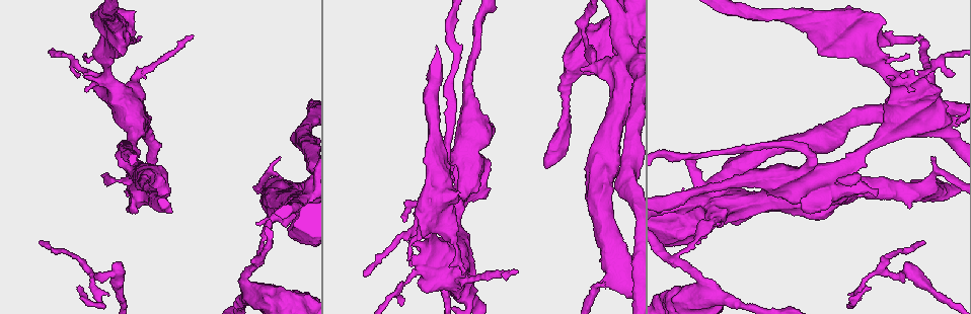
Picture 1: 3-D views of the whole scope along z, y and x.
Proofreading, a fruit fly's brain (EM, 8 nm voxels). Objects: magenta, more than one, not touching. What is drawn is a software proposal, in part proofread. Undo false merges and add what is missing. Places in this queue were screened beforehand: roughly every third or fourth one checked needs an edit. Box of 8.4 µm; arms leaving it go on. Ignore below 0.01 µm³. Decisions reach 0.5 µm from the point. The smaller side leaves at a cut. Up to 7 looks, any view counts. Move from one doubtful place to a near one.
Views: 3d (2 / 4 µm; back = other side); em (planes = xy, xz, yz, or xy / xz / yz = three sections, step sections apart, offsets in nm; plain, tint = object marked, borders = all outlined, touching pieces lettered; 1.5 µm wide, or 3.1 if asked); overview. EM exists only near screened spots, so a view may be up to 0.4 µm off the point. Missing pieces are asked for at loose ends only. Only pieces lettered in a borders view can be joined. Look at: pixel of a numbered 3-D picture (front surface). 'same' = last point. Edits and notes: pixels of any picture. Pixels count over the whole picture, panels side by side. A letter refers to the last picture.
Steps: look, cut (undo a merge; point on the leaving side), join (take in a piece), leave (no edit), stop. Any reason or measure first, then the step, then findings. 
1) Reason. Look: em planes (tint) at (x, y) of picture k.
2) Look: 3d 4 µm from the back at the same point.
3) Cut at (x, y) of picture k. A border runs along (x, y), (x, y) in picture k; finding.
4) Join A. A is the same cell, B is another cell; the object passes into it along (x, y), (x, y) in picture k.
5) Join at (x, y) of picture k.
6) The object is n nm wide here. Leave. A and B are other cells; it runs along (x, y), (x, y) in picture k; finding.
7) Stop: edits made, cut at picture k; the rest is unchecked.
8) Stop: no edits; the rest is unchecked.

Look: em planes (plain) at (103, 175) of picture 1.

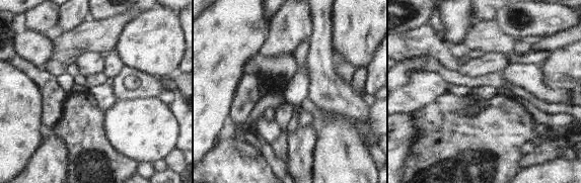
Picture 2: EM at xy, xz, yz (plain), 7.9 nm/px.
See the neighbours. Look: em planes (borders) at the same point.

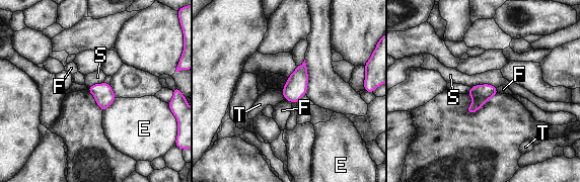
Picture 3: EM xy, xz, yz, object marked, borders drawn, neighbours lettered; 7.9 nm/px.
The longest contact is with S, 200 nm. Leave. E, F, S and T are other cells; a border runs along (470, 86), (491, 84), (496, 88) in picture 3; none of them fits.

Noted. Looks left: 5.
Branch stops here. Look: 3d 4 µm at (947, 105) of picture 1.

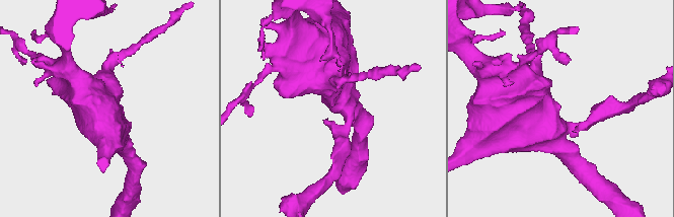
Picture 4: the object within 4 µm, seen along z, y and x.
Need the tissue. Look: em xz step 8 (tint) at (331, 105) of picture 4.

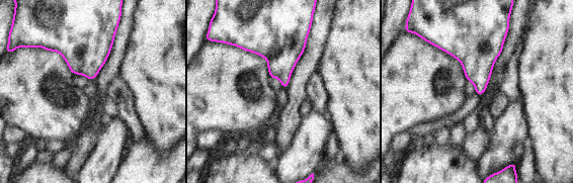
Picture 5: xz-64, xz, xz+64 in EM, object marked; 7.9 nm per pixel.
Look: em planes (borders) at the same point.

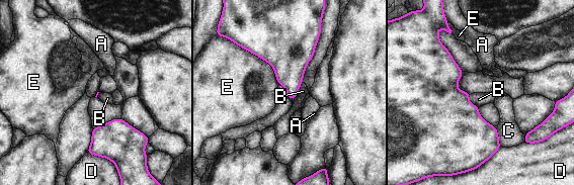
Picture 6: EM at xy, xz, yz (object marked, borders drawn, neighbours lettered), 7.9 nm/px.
Leave. A, B, C, D and E are other cells; a border runs along (470, 94), (469, 100), (479, 107) in picture 6; none of them fits.

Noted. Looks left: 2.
Arms part here. Look: 3d 4 µm at (678, 259) of picture 1.

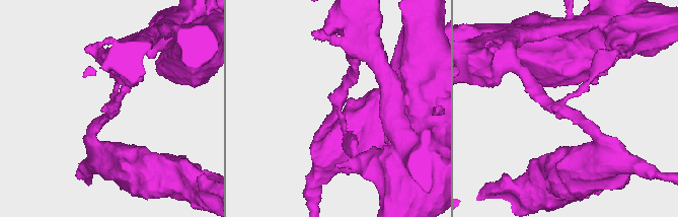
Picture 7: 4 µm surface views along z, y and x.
3 arms meet here; now the EM. Look: em planes (borders) at (565, 109) of picture 7.

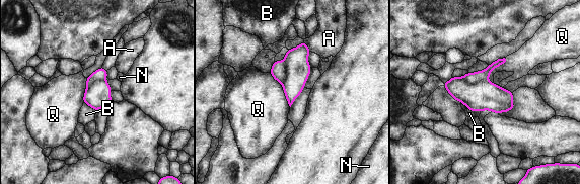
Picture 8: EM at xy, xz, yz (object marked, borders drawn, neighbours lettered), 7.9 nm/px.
The longest contact is with Q, 320 nm. Cut at (485, 95) of picture 8. A, B, N and Q are other cells; a border runs along (462, 77), (468, 82), (487, 80) in picture 8; two neurons meet here.

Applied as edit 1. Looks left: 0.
Stop: edits made, cut at picture 8; the rest is unchecked.

